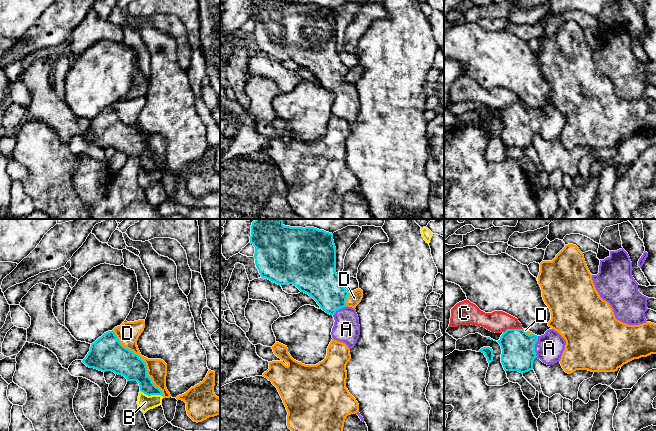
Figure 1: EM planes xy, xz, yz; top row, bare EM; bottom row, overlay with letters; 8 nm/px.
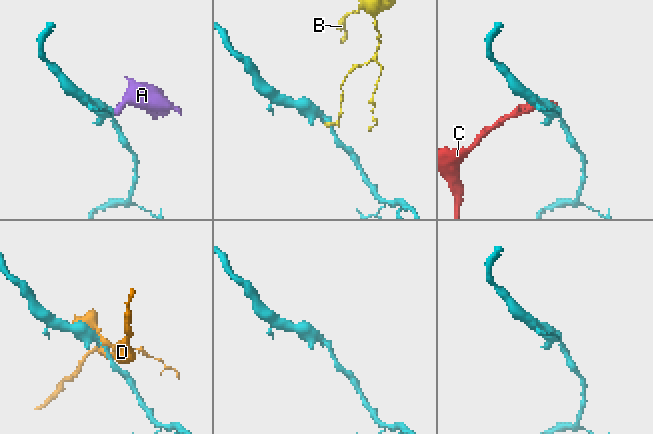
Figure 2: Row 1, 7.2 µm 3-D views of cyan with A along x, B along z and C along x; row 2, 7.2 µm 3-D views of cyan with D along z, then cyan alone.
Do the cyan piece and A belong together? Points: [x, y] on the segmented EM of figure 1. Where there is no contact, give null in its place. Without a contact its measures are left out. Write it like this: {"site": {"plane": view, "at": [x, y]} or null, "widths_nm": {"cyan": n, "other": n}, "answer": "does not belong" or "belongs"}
{"site": {"plane": "yz", "at": [534, 347]}, "widths_nm": {"cyan": 280, "other": 220}, "answer": "belongs"}

